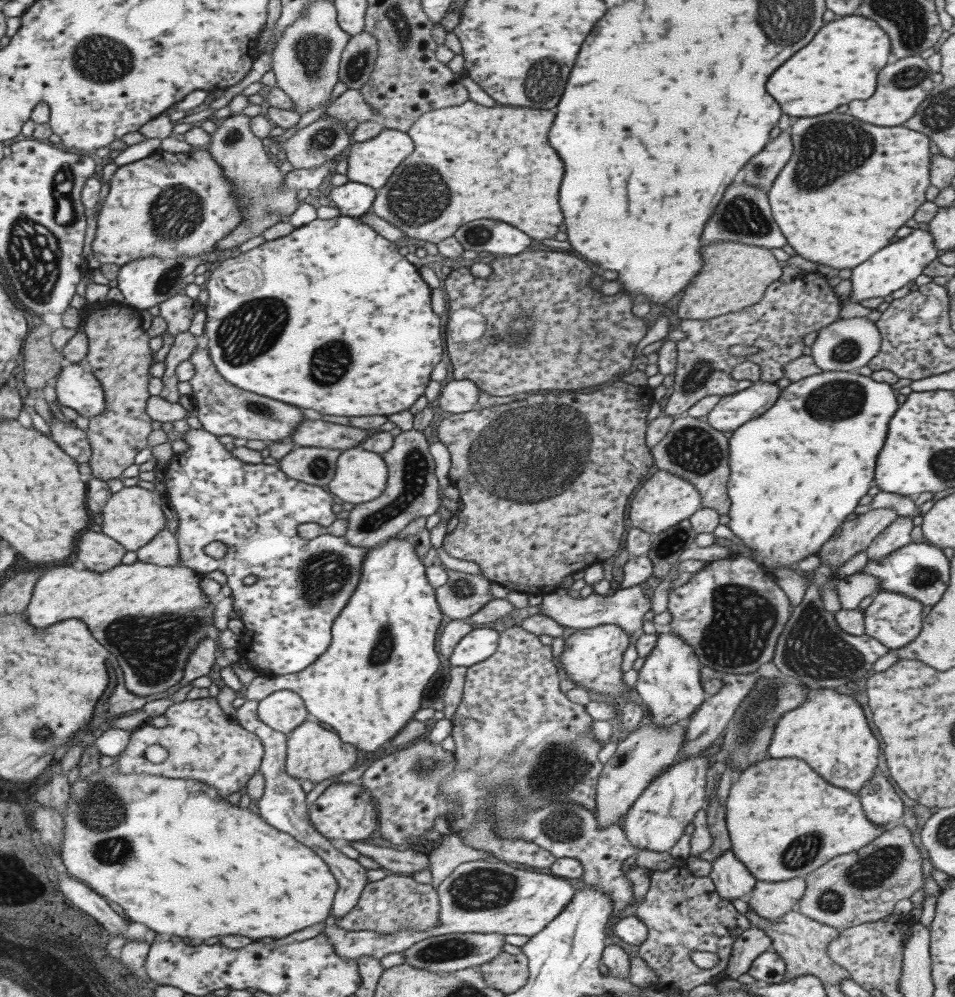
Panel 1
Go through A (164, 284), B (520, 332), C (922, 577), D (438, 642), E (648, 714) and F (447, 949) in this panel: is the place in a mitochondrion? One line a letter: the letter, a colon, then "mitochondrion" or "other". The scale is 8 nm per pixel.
A: mitochondrion
B: mitochondrion
C: mitochondrion
D: other
E: other
F: mitochondrion

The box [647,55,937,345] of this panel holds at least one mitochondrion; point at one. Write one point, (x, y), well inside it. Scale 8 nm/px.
(831, 150)

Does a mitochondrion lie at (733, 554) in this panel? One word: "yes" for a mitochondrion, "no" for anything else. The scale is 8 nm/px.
no

